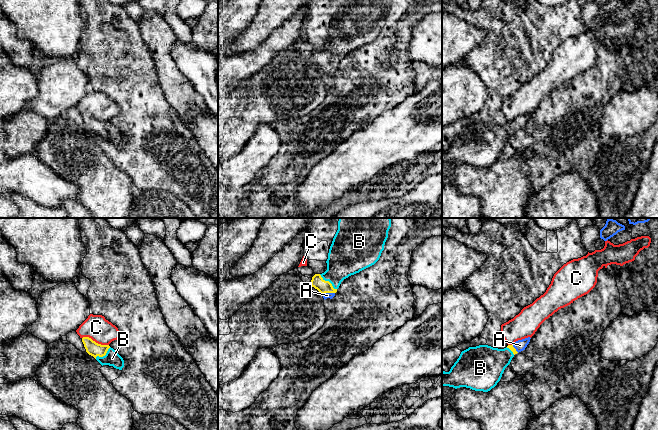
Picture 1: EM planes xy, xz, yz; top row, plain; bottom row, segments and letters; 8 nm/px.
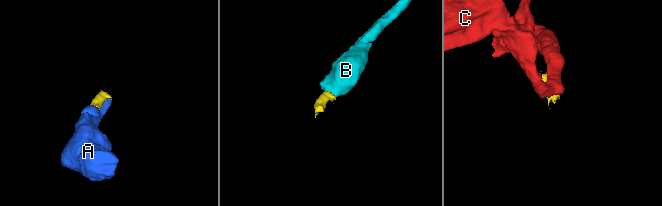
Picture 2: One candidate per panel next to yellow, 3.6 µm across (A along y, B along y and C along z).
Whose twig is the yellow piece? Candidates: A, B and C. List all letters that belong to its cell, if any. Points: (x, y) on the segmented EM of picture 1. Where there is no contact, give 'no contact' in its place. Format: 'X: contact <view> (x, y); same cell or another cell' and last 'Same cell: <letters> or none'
A: contact xz (328, 292); same cell
B: contact xz (328, 281); same cell
C: contact xy (94, 341); another cell
Same cell: A, B

